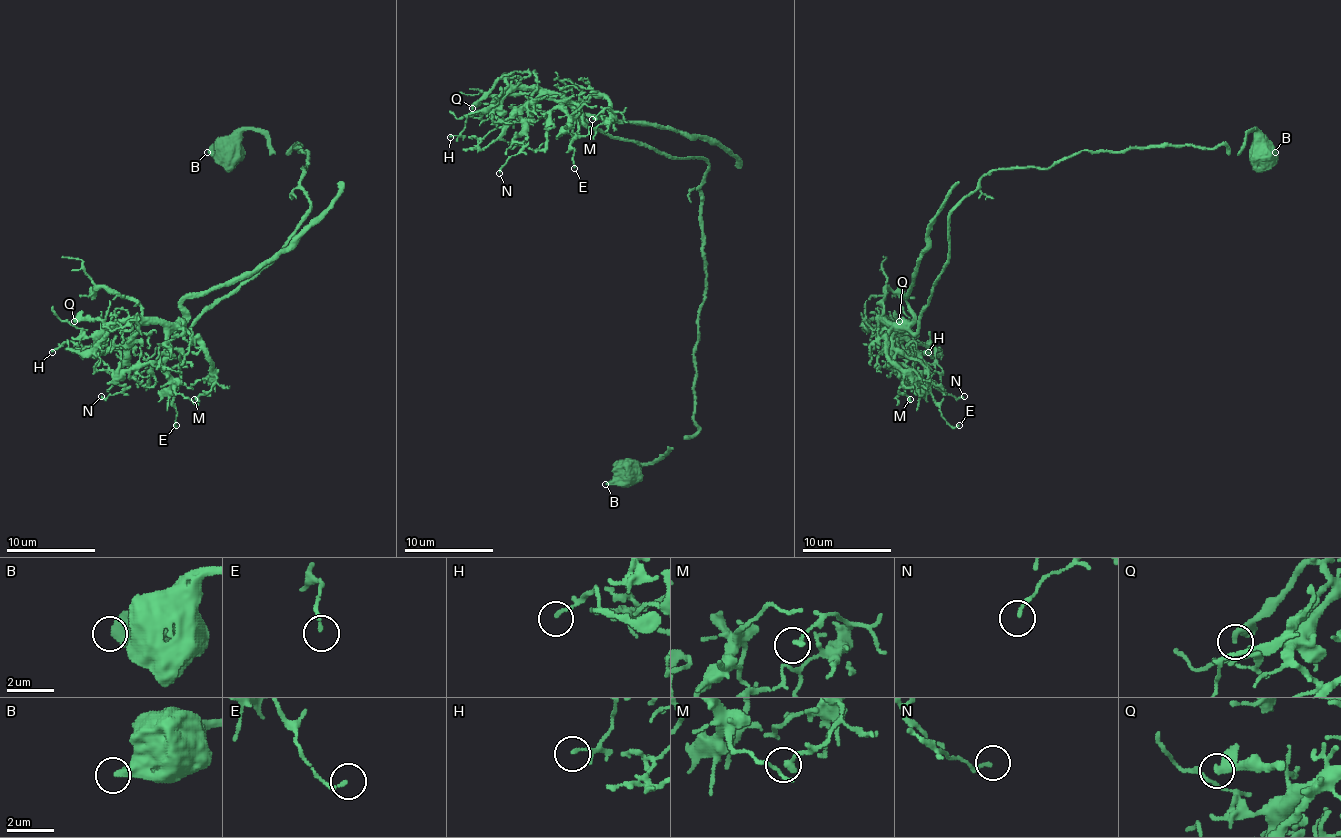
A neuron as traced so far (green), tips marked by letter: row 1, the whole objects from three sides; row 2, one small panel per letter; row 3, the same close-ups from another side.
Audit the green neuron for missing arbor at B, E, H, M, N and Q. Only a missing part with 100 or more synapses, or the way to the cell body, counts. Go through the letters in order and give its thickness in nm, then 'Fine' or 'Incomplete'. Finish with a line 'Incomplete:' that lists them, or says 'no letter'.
B: Thickness 440 nm. Fine
E: Thickness 140 nm. Fine
H: Thickness 100 nm. Fine
M: Thickness 180 nm. Fine
N: Thickness 150 nm. Fine
Q: Thickness 240 nm. Fine
Incomplete: no letter

